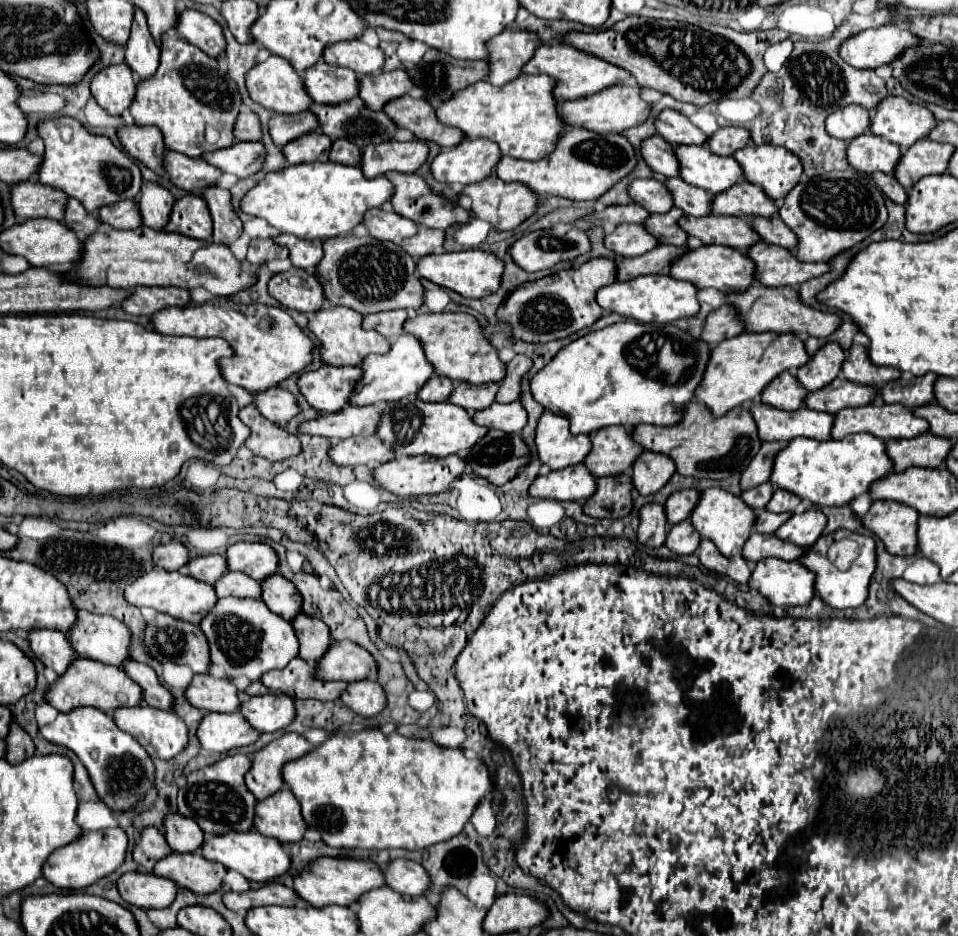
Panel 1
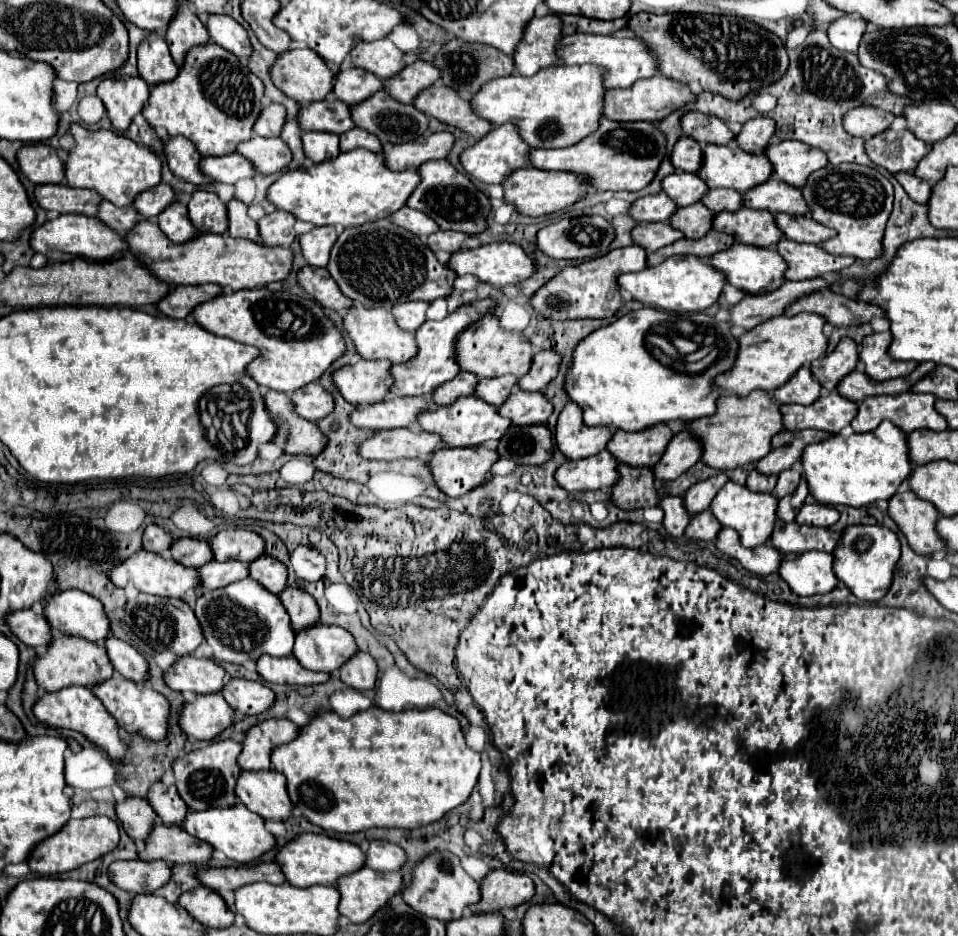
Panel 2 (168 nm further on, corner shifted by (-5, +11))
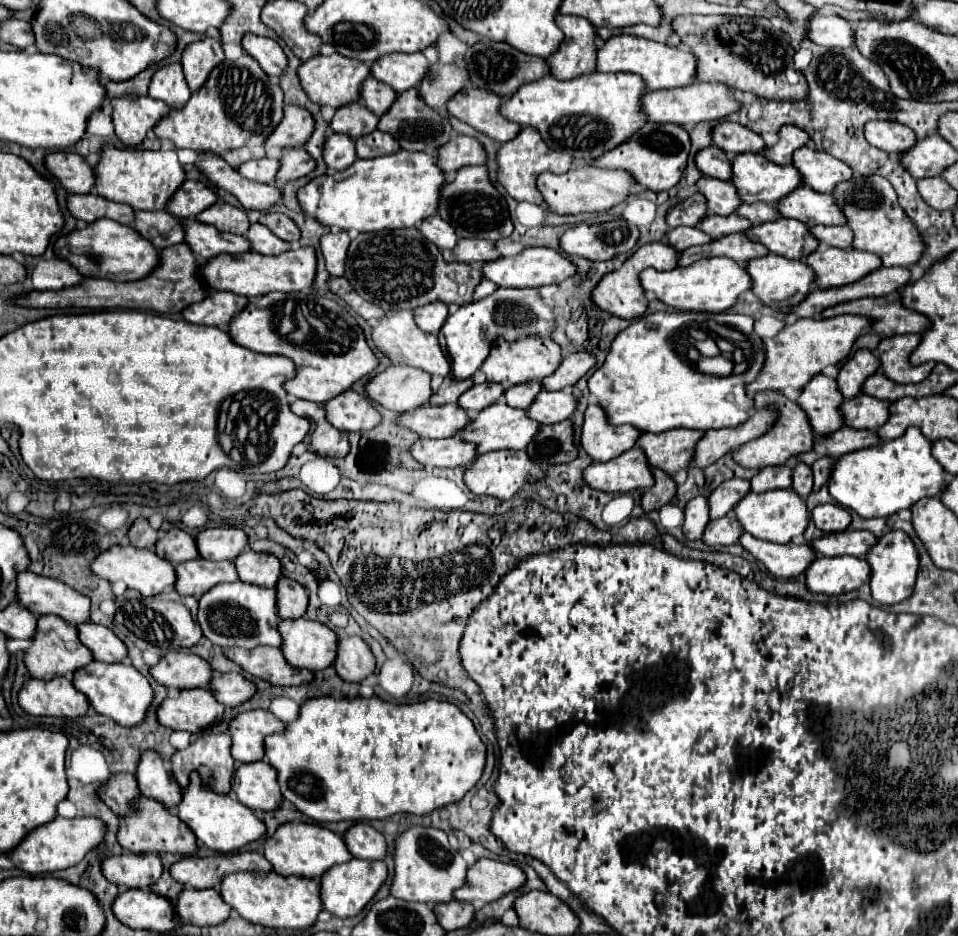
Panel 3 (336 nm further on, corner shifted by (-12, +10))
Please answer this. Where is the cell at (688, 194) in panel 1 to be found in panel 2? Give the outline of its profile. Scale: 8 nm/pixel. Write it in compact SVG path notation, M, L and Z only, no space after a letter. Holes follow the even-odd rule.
M711 188L703 198L701 198L701 204L705 204L711 212L735 212L743 206L743 194L739 192L733 192L733 190L727 190L727 188Z

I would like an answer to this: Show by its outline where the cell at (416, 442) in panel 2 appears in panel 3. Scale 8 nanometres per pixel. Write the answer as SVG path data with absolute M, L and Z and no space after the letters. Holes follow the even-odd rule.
M446 437L446 439L420 439L412 447L412 455L422 465L432 467L462 467L470 465L476 457L476 445L460 439L460 437Z

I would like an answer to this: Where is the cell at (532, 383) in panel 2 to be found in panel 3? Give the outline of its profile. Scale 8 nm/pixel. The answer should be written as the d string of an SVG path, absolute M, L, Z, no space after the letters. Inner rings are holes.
M586 351L574 353L568 359L564 359L562 365L552 375L544 377L542 385L546 391L568 389L568 387L576 385L580 381L580 377L584 377L594 365L596 365L596 357L592 357L592 353L586 353Z

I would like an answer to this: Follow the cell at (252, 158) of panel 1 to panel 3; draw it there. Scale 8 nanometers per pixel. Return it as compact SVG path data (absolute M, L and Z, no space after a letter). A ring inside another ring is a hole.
M284 149L282 151L282 161L280 161L280 171L276 179L280 183L290 183L300 177L306 177L316 169L316 161L306 153L306 149Z

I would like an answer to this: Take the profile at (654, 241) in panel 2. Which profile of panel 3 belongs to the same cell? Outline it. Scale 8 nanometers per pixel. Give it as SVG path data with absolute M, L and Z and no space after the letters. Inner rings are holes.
M676 227L664 237L664 241L674 245L678 251L684 251L684 249L694 247L694 245L706 245L714 239L708 237L702 229L696 229L696 227Z

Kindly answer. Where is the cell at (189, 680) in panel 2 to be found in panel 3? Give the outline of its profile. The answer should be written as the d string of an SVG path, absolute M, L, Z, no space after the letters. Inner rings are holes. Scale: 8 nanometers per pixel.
M170 651L156 665L150 667L150 675L164 687L190 689L206 687L212 677L212 669L208 661L194 653Z

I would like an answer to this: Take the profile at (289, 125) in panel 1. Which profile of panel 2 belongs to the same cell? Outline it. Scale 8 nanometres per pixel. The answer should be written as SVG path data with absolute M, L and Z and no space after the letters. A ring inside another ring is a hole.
M325 98L301 106L297 114L297 124L301 130L323 130L333 134L343 134L355 126L349 116L349 106L335 98Z

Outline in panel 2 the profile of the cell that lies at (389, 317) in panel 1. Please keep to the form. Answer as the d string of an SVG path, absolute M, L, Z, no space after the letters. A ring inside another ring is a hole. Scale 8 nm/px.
M405 302L405 304L395 304L391 308L391 314L397 322L399 328L407 332L415 332L423 322L425 322L425 310L427 302Z

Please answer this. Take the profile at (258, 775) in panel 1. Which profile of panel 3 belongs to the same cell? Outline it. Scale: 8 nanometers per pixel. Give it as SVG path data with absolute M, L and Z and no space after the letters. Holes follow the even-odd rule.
M252 709L238 713L230 721L232 747L230 753L236 763L260 761L264 757L264 737L284 731L284 723L278 721L266 709Z

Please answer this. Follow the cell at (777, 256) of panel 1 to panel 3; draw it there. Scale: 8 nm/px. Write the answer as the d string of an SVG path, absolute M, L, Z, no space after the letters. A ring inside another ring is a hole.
M820 247L806 257L806 263L816 271L816 283L820 289L850 285L882 267L880 257L874 253L836 247Z

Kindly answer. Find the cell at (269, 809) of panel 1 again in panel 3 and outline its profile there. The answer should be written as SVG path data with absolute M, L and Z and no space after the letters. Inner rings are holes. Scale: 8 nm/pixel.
M266 761L240 763L232 775L232 791L250 809L274 811L282 801L276 771Z

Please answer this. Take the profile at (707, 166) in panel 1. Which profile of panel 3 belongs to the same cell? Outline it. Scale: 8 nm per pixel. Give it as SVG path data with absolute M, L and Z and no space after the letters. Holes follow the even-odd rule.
M742 153L732 161L732 179L730 179L744 203L772 203L776 205L780 199L784 199L788 193L792 193L796 187L802 185L802 175L794 165L776 165L768 161L762 153Z

